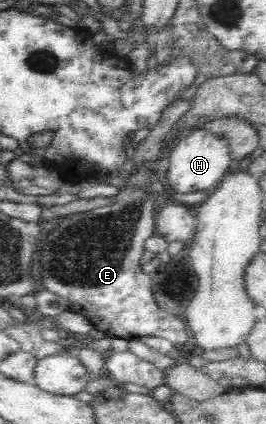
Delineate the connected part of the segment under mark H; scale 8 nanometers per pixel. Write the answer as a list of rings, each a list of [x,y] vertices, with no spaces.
[[[199,128],[190,132],[189,136],[186,136],[171,150],[165,177],[167,177],[169,187],[175,192],[181,194],[210,192],[223,178],[227,168],[234,164],[227,149],[227,139]]]

